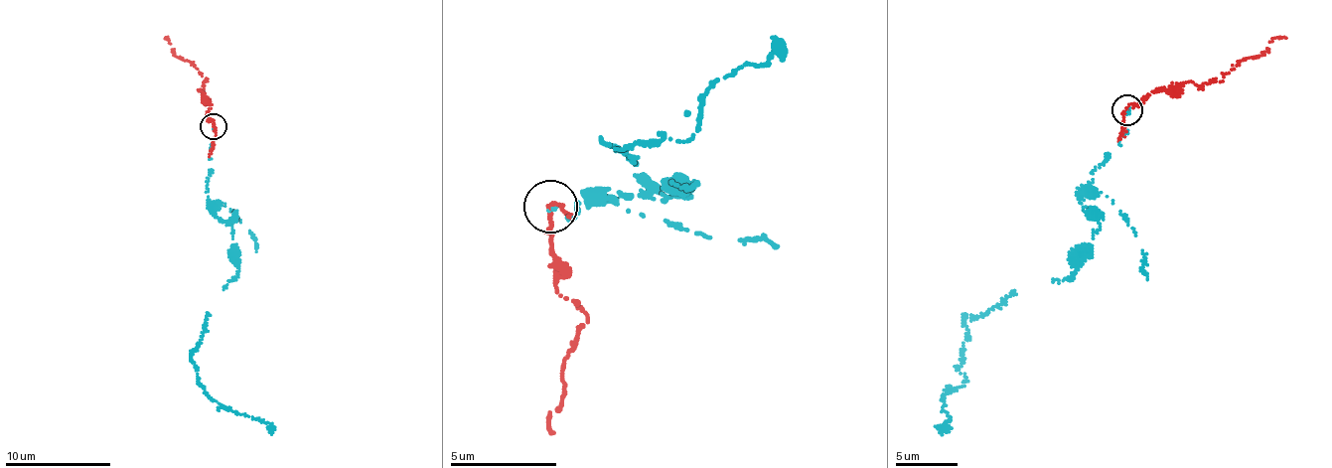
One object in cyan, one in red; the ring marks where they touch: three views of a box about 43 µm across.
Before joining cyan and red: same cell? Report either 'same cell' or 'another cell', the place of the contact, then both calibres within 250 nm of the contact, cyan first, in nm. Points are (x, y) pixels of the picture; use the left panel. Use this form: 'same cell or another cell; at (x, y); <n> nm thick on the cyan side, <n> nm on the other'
same cell; at (214, 126); 150 nm thick on the cyan side, 190 nm on the other

